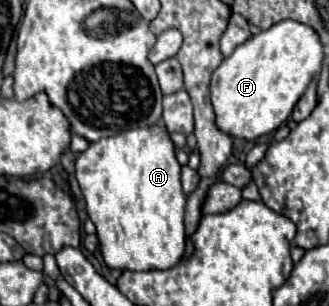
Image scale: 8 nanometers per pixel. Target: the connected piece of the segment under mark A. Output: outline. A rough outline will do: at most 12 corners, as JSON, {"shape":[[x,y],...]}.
{"shape":[[163,125],[75,163],[111,269],[185,253],[181,165]]}

